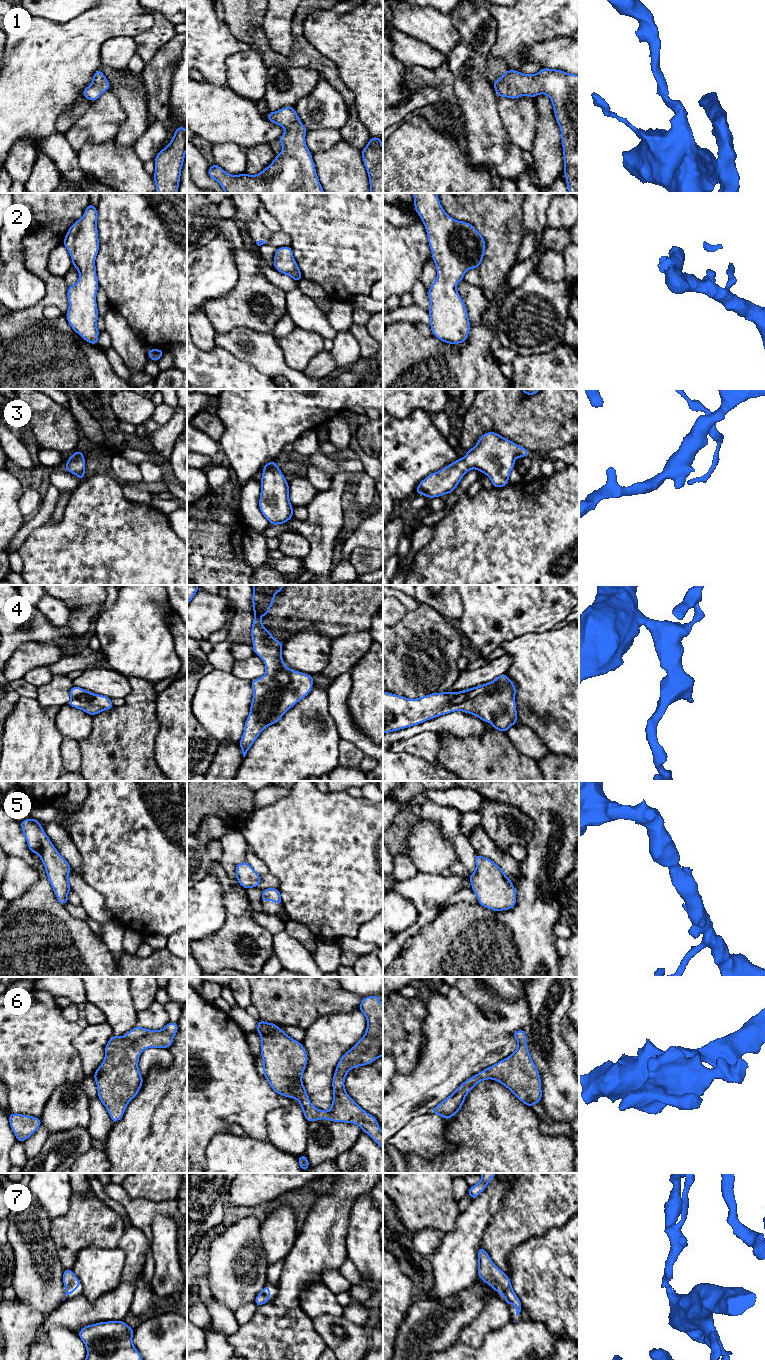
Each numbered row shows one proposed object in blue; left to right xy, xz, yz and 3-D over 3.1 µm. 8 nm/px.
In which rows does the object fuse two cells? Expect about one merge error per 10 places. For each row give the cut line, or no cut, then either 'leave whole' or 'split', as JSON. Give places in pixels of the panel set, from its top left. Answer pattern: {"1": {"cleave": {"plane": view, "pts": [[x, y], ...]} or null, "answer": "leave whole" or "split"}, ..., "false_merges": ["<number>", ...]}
{"1": {"cleave": null, "answer": "leave whole"}, "2": {"cleave": null, "answer": "leave whole"}, "3": {"cleave": null, "answer": "leave whole"}, "4": {"cleave": null, "answer": "leave whole"}, "5": {"cleave": null, "answer": "leave whole"}, "6": {"cleave": null, "answer": "leave whole"}, "7": {"cleave": null, "answer": "leave whole"}, "false_merges": []}

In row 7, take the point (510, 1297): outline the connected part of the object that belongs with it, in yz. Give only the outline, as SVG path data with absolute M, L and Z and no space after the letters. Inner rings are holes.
M484 1247L478 1249L478 1276L498 1294L504 1295L507 1305L514 1304L516 1316L519 1315L523 1307L513 1291L510 1278L492 1262Z

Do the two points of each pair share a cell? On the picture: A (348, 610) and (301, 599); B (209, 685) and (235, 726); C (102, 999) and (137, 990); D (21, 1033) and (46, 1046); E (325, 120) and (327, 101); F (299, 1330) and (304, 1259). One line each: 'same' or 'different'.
A: same
B: same
C: different
D: same
E: same
F: same

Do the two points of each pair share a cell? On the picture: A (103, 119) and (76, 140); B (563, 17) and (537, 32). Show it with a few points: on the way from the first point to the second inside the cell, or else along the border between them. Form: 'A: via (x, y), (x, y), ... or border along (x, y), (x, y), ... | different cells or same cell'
A: via (96, 125), (91, 126), (83, 133) | same cell
B: via (557, 17), (552, 17), (543, 26) | same cell

